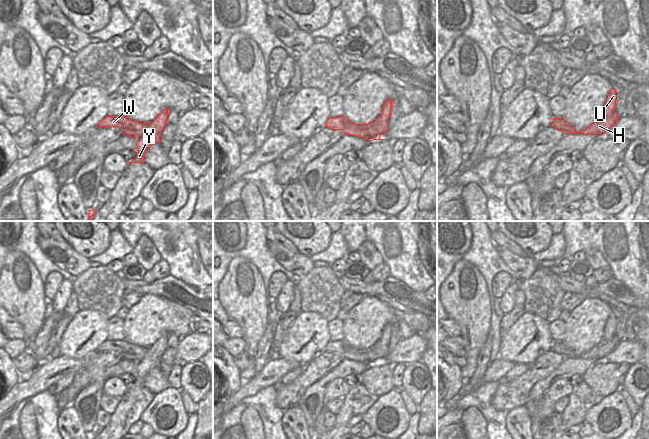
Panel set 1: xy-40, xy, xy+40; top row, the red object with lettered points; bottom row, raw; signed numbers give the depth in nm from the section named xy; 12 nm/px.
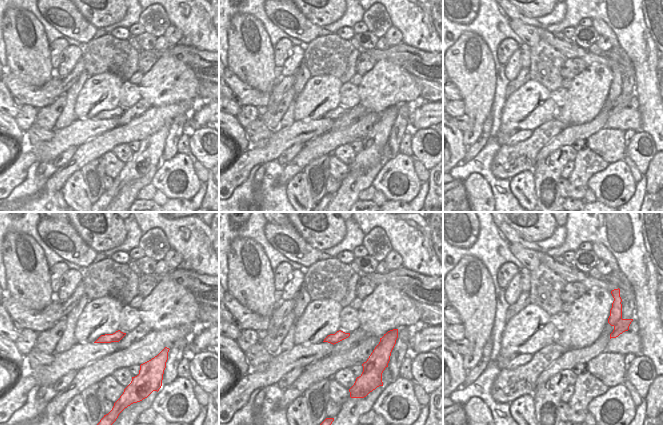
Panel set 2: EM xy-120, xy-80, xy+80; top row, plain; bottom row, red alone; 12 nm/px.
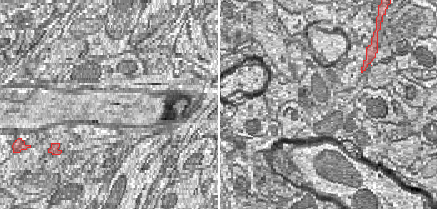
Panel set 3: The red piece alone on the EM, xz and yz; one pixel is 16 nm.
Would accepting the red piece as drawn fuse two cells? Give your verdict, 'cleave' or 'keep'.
cleave

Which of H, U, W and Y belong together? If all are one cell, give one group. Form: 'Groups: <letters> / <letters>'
Groups: H W / U Y.

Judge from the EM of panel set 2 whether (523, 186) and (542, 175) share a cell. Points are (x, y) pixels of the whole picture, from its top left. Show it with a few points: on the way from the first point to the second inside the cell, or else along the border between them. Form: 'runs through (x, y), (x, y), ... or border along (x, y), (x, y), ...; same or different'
border along (532, 171), (536, 201); different

